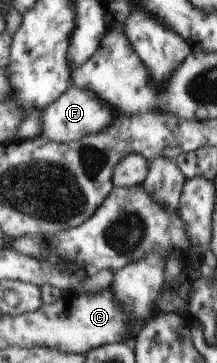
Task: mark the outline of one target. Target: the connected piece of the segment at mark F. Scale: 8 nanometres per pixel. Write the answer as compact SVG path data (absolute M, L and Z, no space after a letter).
M71 86L62 96L41 111L41 136L49 142L71 143L81 140L89 134L105 130L115 120L115 110L109 104L103 104L97 94L87 88Z

